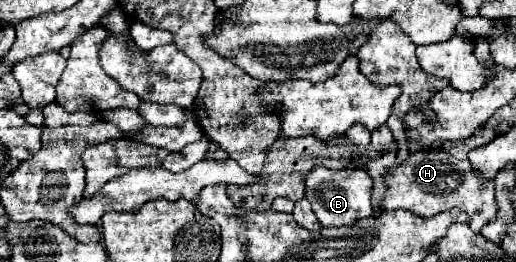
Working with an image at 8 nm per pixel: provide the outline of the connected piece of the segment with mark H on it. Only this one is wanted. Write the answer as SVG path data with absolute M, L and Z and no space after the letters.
M427 149L411 153L405 161L397 163L395 169L391 169L385 177L387 193L381 199L381 209L405 209L419 217L433 217L437 213L449 211L449 209L463 209L469 213L469 225L471 229L481 231L481 227L489 221L493 221L497 209L495 209L495 197L493 197L493 181L483 187L485 181L473 173L469 161L459 161L453 155L445 153L443 149Z

